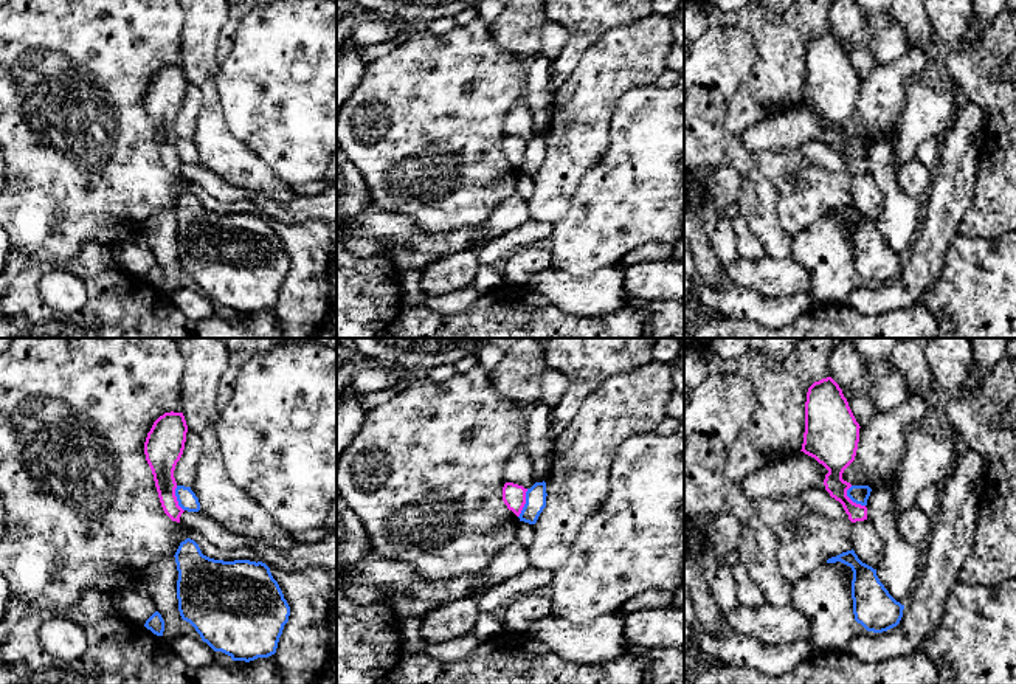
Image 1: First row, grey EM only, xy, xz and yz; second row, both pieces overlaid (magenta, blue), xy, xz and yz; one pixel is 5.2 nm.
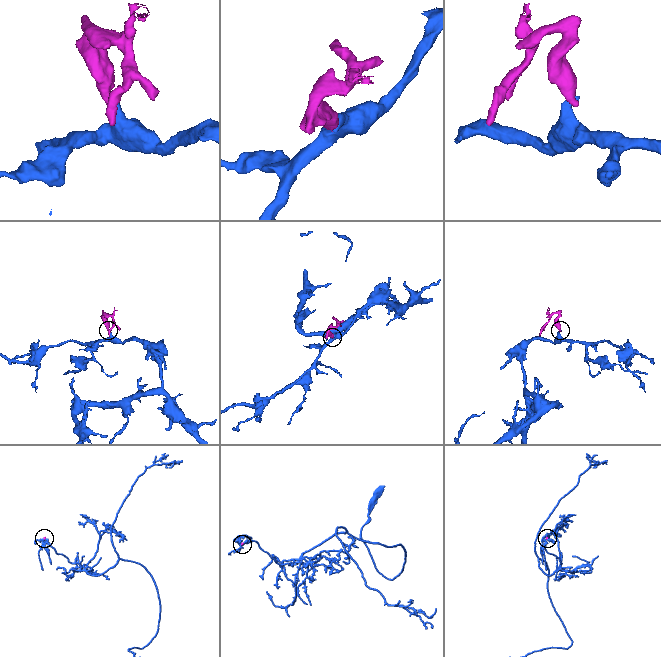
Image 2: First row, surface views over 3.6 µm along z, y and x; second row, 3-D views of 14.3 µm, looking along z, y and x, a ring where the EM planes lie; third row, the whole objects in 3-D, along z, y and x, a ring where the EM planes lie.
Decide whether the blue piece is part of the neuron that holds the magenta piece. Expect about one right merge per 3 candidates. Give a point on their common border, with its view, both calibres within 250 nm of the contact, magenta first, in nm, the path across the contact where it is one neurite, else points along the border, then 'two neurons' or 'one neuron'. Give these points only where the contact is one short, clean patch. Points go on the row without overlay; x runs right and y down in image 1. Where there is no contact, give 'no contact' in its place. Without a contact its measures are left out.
contact xz (525, 155); calibres 120 and 110 nm; border xz (528, 141), (525, 158), (518, 169); two neurons

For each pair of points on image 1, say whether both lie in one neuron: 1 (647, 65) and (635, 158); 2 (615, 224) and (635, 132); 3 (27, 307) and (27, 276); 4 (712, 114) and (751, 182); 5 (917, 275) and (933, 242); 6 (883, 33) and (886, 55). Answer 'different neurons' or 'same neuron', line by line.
1: different neurons
2: same neuron
3: same neuron
4: same neuron
5: same neuron
6: same neuron

